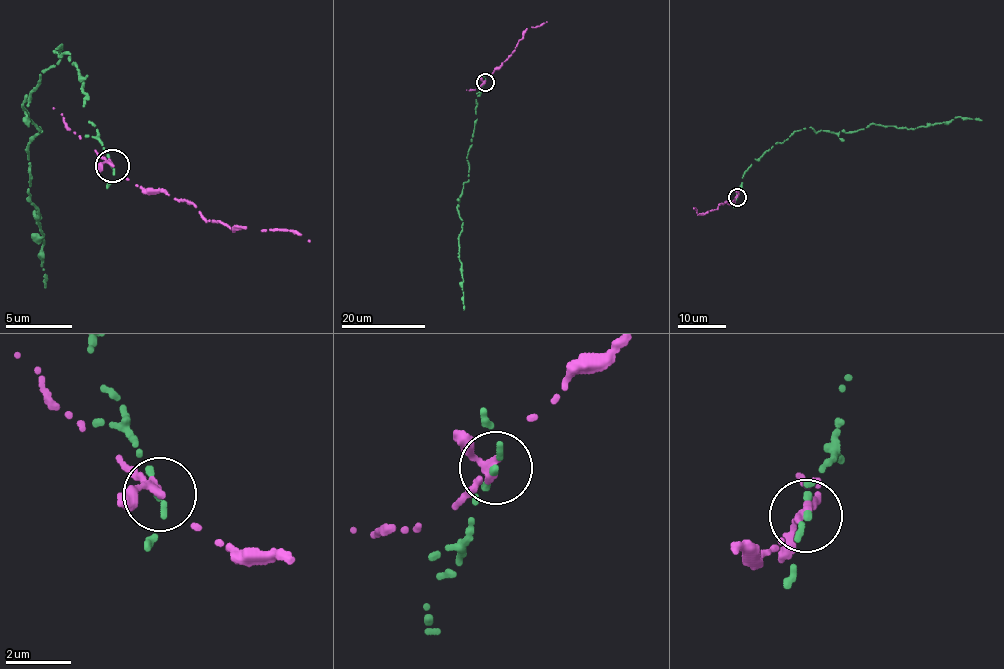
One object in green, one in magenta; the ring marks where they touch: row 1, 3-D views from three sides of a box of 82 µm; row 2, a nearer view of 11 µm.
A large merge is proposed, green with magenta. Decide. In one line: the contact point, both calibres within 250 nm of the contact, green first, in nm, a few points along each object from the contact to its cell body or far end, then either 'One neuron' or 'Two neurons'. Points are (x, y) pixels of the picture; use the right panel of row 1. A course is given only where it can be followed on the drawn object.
Place: (737, 197). Thickness 220 nm (green) against 240 nm. Course of green: (737, 197), (755, 159), (796, 131), (981, 120). Course of magenta: (737, 196), (732, 202), (707, 212), (697, 214), (696, 207), (693, 209). Two neurons

